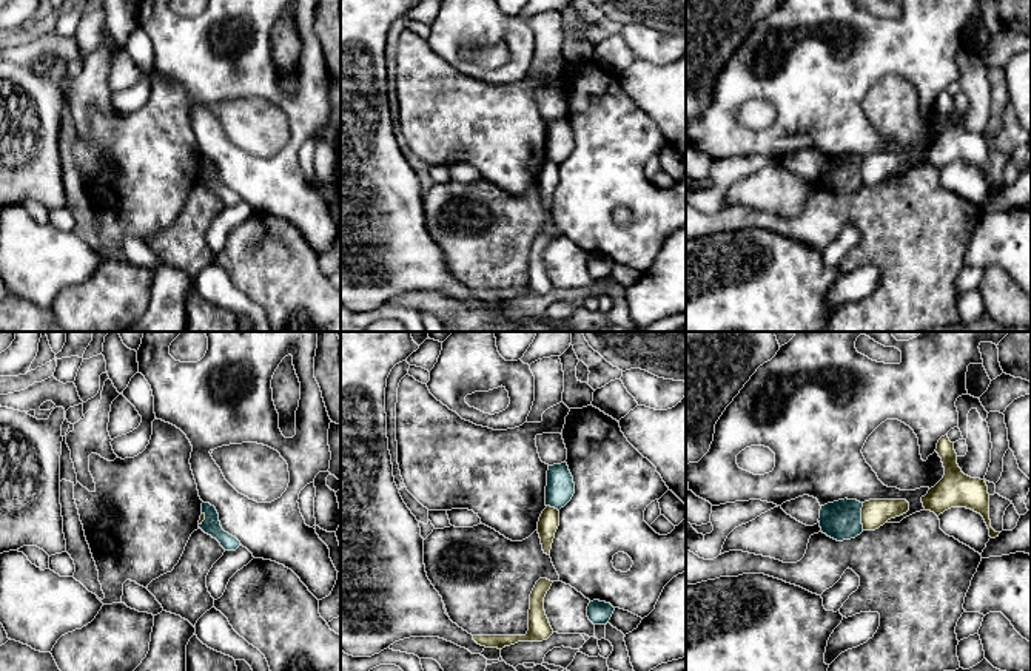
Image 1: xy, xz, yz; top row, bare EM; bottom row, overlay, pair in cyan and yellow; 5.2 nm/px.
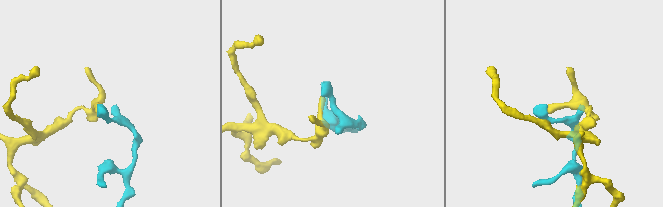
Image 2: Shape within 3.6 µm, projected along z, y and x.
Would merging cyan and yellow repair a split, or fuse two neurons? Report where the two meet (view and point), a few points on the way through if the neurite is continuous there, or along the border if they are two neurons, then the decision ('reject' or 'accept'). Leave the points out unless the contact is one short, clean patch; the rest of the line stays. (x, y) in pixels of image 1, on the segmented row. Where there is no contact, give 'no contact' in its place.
yz (860, 517) | along yz (863, 503), (862, 529) | reject

